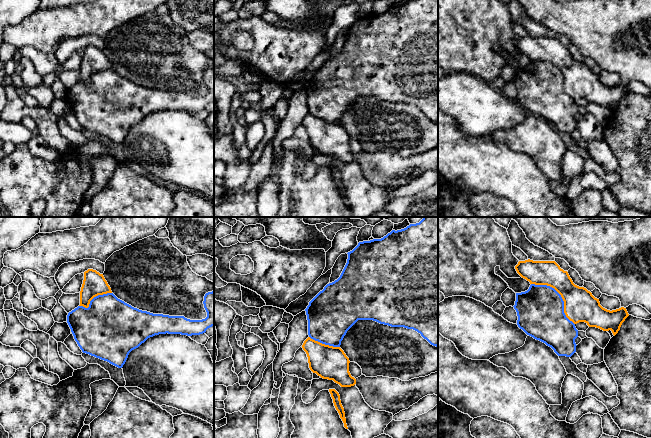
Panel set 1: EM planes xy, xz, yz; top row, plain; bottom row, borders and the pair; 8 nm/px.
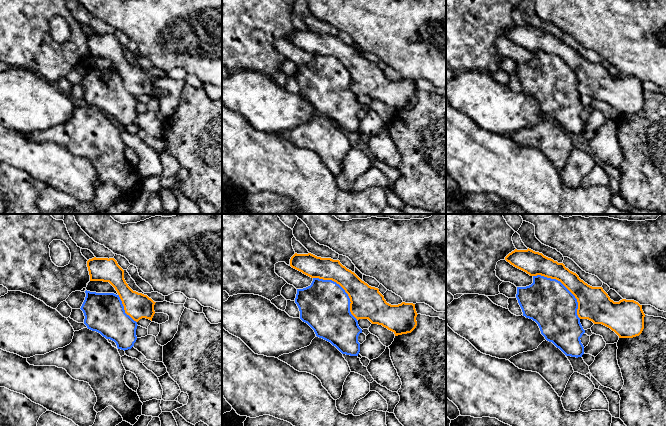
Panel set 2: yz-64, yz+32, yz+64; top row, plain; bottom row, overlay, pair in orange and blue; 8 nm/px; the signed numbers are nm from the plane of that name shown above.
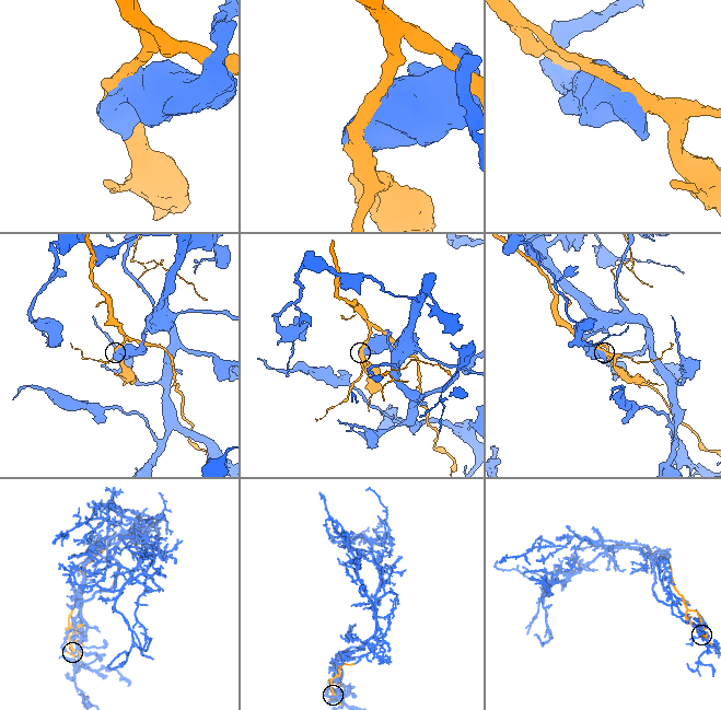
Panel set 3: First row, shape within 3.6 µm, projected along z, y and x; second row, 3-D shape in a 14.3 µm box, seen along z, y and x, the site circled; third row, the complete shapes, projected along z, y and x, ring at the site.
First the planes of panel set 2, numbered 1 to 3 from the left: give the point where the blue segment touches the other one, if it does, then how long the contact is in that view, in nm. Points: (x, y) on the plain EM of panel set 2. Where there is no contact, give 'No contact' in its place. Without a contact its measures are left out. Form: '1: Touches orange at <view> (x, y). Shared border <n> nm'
1: Touches orange at yz-64 (124, 85). Shared border 280 nm
2: Touches orange at yz+32 (343, 64). Shared border 500 nm
3: Touches orange at yz+64 (565, 62). Shared border 500 nm

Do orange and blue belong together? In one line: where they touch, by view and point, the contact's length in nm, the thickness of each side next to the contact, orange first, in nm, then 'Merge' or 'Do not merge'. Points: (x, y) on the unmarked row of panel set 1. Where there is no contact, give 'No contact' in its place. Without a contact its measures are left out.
Touches orange at yz (560, 70). Shared border 480 nm. Thickness 260 nm (orange) against 380 nm. Merge

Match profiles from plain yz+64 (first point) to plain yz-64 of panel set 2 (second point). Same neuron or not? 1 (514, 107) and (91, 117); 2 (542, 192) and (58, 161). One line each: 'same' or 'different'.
1: different
2: same

